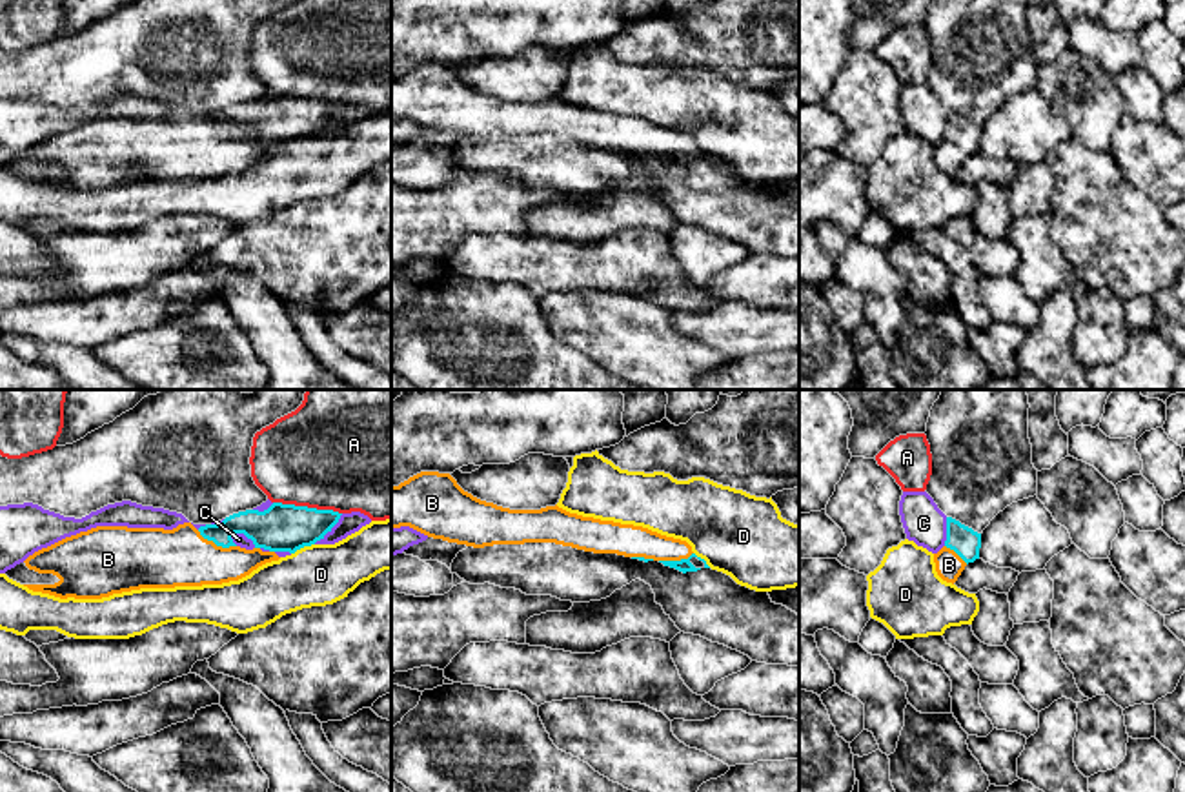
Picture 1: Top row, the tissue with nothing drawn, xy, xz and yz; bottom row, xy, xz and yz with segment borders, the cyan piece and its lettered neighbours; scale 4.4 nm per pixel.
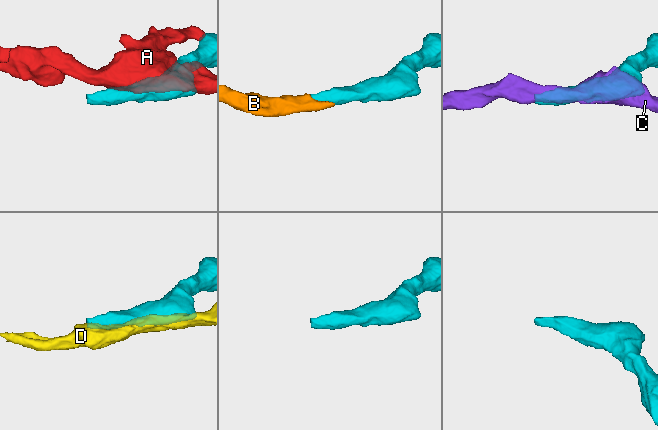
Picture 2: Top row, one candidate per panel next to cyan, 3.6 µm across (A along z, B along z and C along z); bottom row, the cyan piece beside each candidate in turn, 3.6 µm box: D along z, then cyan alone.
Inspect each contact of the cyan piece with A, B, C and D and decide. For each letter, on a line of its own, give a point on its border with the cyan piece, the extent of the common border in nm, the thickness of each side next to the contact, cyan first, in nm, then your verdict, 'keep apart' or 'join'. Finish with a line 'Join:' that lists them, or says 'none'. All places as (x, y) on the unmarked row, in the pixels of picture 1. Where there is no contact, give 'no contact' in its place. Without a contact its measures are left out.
A: contact xy (306, 99); length 300 nm; calibres 200 and 460 nm; keep apart
B: contact xy (217, 137); length 190 nm; calibres 180 and 260 nm; join
C: contact xy (244, 126); length 130 nm; calibres 200 and 60 nm; keep apart
D: contact xy (303, 139); length 120 nm; calibres 200 and 280 nm; keep apart
Join: B

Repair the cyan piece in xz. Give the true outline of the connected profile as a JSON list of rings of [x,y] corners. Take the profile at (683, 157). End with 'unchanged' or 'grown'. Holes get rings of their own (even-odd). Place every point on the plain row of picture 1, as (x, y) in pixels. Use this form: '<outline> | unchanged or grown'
[[[420,64],[391,78],[391,120],[410,118],[428,129],[484,140],[555,135],[593,146],[659,153],[683,166],[697,164],[686,133],[570,106],[562,100],[510,102],[464,84],[450,66]]] | grown

